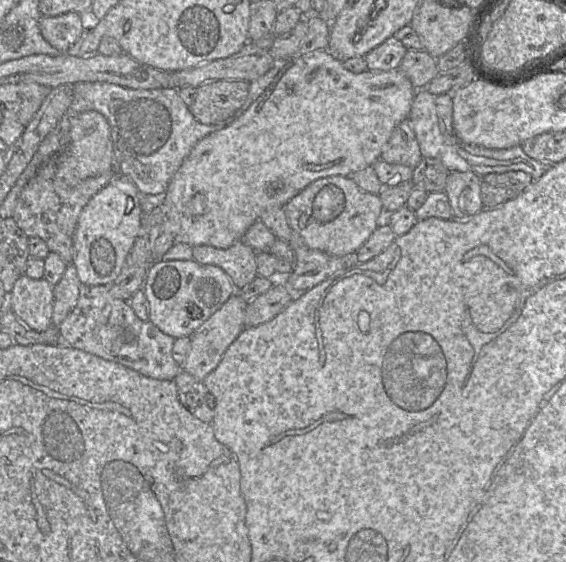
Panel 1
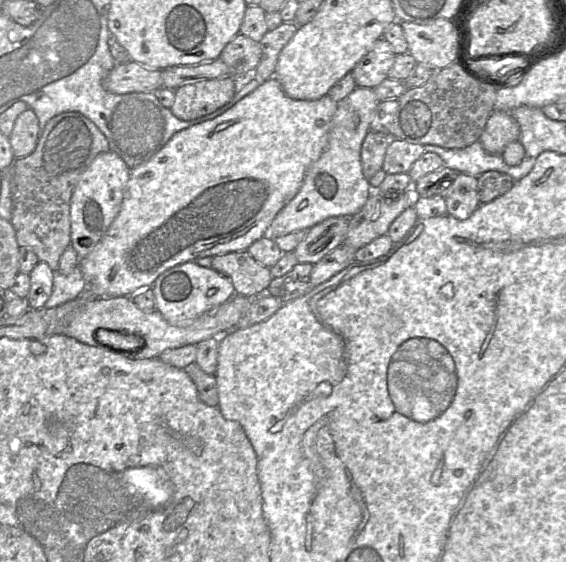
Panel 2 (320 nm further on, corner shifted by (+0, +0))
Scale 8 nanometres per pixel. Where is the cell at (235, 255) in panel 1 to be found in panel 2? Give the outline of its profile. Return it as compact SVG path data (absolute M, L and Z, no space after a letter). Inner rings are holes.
M247 250L213 257L212 268L227 275L234 285L235 294L240 296L264 294L273 279L270 268L256 261Z

